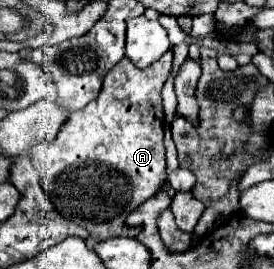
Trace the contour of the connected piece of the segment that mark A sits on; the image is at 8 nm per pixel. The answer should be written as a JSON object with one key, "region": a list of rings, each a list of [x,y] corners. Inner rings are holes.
{"region":[[[171,51],[145,71],[137,71],[129,59],[121,59],[105,75],[103,89],[95,101],[71,113],[53,141],[43,141],[29,149],[55,209],[89,231],[89,249],[107,237],[133,237],[139,227],[127,225],[125,219],[167,183],[161,89],[171,73],[171,63]]]}

